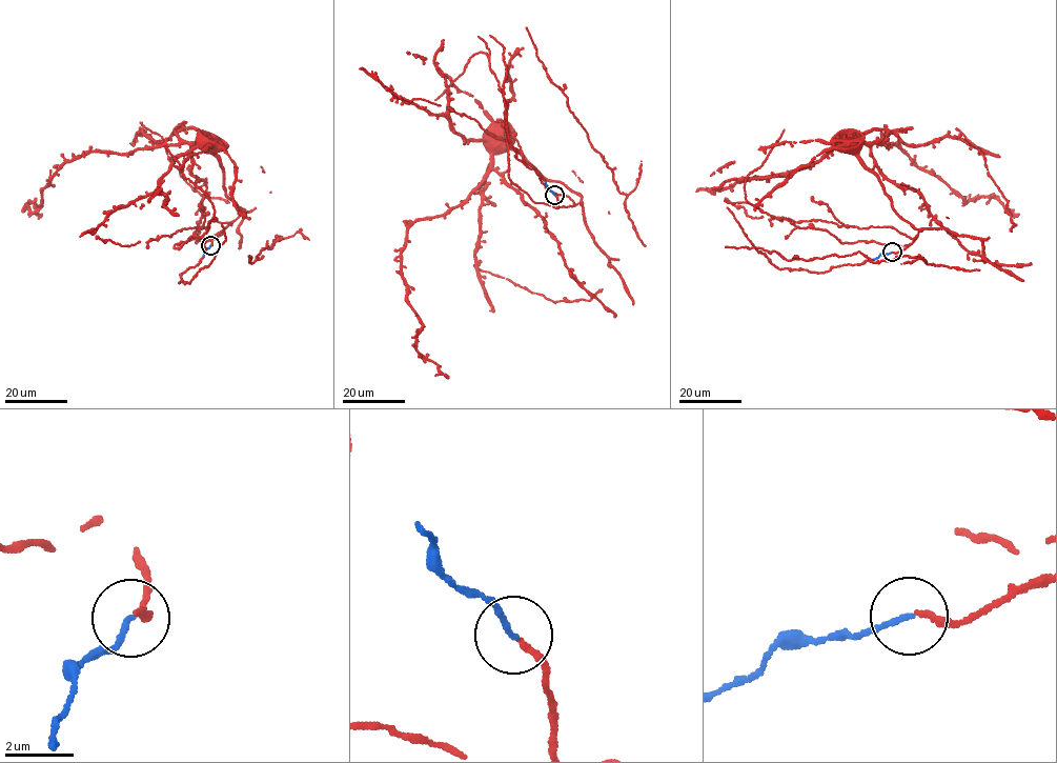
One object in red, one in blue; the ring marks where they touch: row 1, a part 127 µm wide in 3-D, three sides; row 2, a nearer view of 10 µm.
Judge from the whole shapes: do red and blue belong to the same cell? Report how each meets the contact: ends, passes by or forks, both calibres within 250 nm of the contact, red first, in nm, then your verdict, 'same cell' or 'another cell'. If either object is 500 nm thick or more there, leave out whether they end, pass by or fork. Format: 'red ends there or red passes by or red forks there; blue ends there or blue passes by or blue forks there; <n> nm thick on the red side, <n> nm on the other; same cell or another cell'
red ends there; blue ends there; 180 nm thick on the red side, 150 nm on the other; same cell

